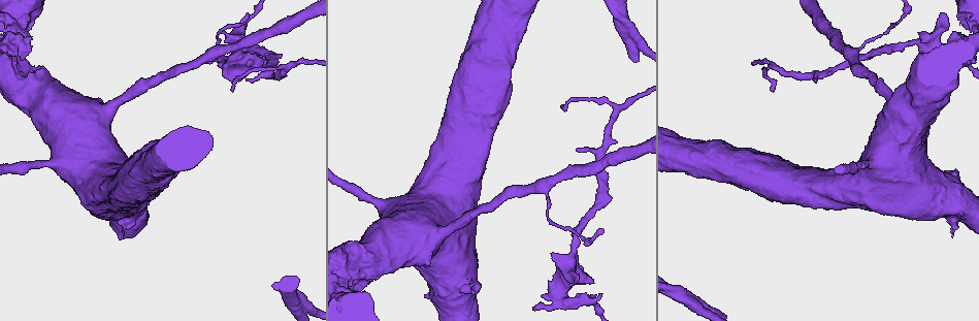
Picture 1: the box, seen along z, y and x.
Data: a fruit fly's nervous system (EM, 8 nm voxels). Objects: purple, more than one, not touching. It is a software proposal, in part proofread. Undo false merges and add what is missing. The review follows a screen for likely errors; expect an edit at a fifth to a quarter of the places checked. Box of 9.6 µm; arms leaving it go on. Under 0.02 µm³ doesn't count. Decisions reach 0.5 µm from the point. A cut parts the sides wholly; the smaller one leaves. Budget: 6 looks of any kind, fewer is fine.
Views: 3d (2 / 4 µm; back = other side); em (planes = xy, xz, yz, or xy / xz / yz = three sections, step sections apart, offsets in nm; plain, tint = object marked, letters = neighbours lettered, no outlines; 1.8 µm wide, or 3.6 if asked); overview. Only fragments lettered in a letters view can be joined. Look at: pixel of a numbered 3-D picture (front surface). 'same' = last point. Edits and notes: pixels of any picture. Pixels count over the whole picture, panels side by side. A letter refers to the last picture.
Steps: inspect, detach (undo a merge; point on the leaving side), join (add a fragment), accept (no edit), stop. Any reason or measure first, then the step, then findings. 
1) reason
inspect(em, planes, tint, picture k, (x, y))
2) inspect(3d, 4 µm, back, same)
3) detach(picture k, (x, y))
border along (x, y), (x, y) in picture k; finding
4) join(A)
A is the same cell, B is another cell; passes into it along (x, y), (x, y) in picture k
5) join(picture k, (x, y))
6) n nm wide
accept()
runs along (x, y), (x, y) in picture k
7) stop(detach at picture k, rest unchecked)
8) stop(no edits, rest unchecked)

free end
inspect(3d, 2 µm, picture 1, (591, 281))

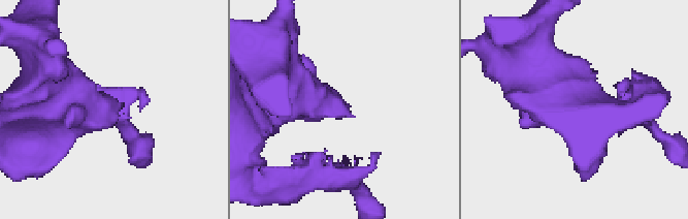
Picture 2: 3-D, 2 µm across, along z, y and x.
need the tissue
inspect(em, yz, step 4, letters, picture 2, (352, 117))

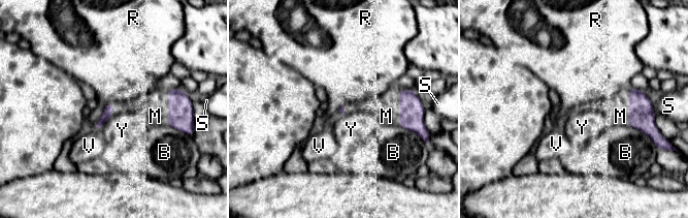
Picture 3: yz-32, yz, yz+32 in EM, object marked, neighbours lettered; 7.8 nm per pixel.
join(M)
M is the same cell, B, R, S, V and Y are other cells; it goes on there

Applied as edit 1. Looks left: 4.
an open end
inspect(3d, 2 µm, picture 1, (917, 32))

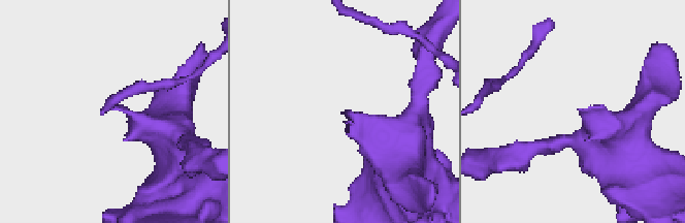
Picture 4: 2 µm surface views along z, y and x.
need the tissue
inspect(em, yz, step 16, tint, picture 4, (579, 110))

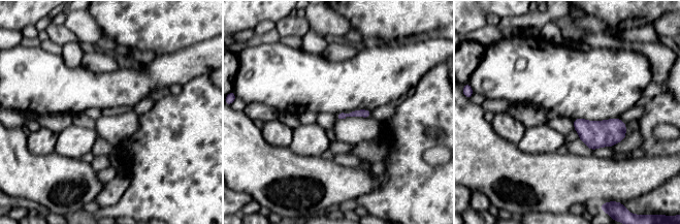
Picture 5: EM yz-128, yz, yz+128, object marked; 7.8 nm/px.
cut it another way
inspect(em, planes, letters, same)

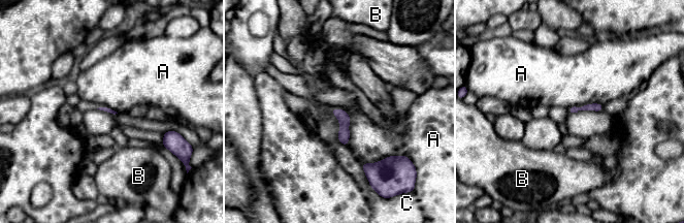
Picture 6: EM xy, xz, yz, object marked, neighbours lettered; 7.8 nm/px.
A touches over 300 nm
accept()
A, B and C are other cells; no lettered fragment goes on from it

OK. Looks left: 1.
stop(join at picture 3, rest unchecked)

